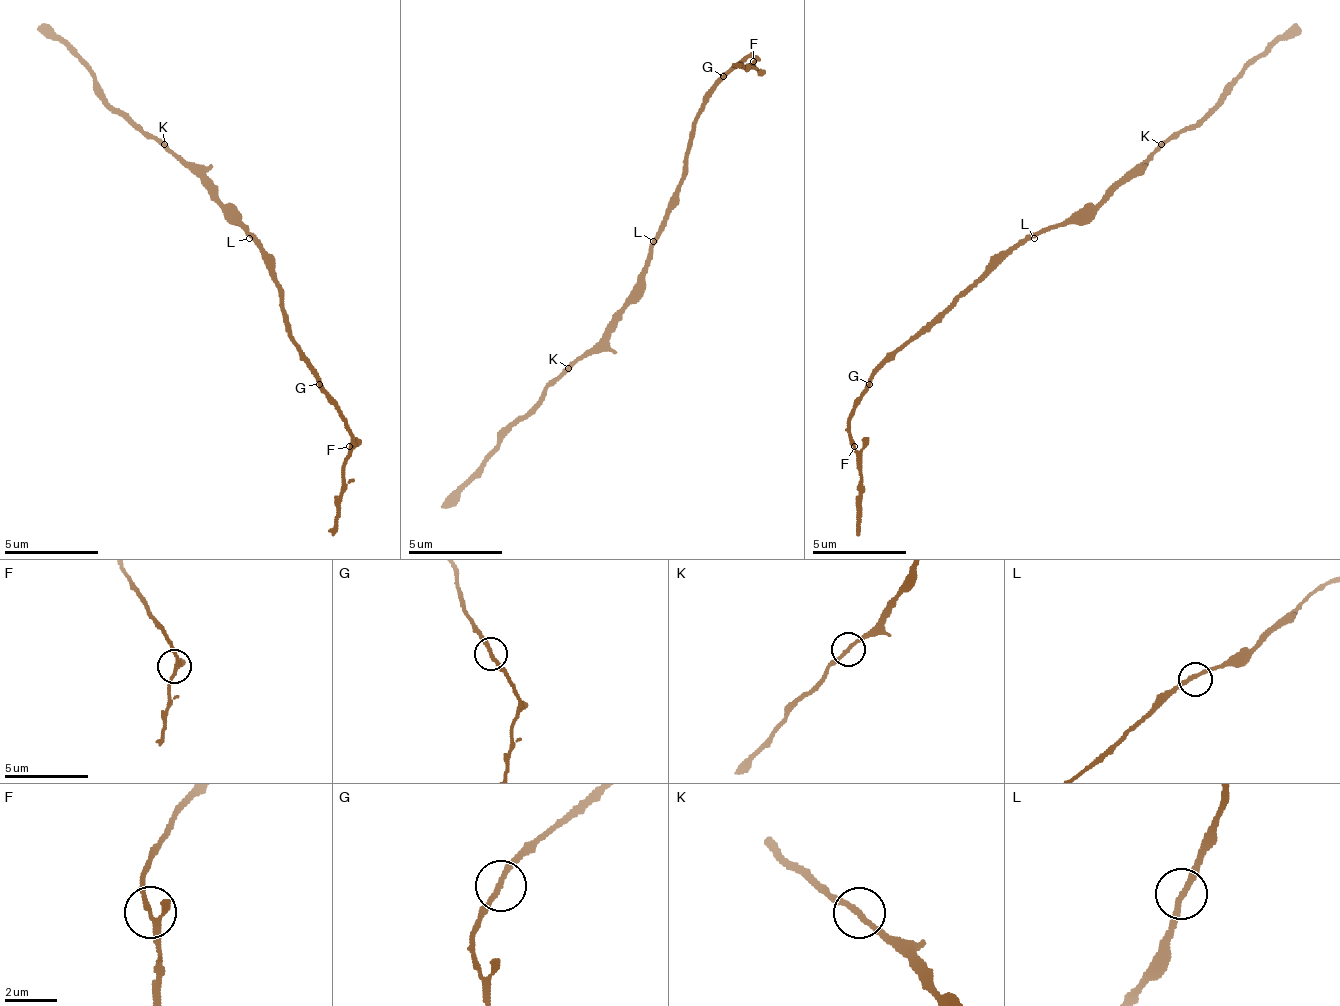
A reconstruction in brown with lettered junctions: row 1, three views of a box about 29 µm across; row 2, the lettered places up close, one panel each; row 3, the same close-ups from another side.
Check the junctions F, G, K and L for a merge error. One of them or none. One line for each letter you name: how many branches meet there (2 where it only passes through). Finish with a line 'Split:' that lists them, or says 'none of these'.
F: 3
Split: F

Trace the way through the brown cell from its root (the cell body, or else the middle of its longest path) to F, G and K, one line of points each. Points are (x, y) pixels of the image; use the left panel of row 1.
F: (254, 234), (277, 281), (277, 295), (287, 314), (287, 332), (301, 361), (338, 412), (352, 440), (348, 445)
G: (254, 234), (277, 281), (277, 295), (287, 314), (287, 332), (301, 361), (319, 384)
K: (254, 234), (164, 144)

